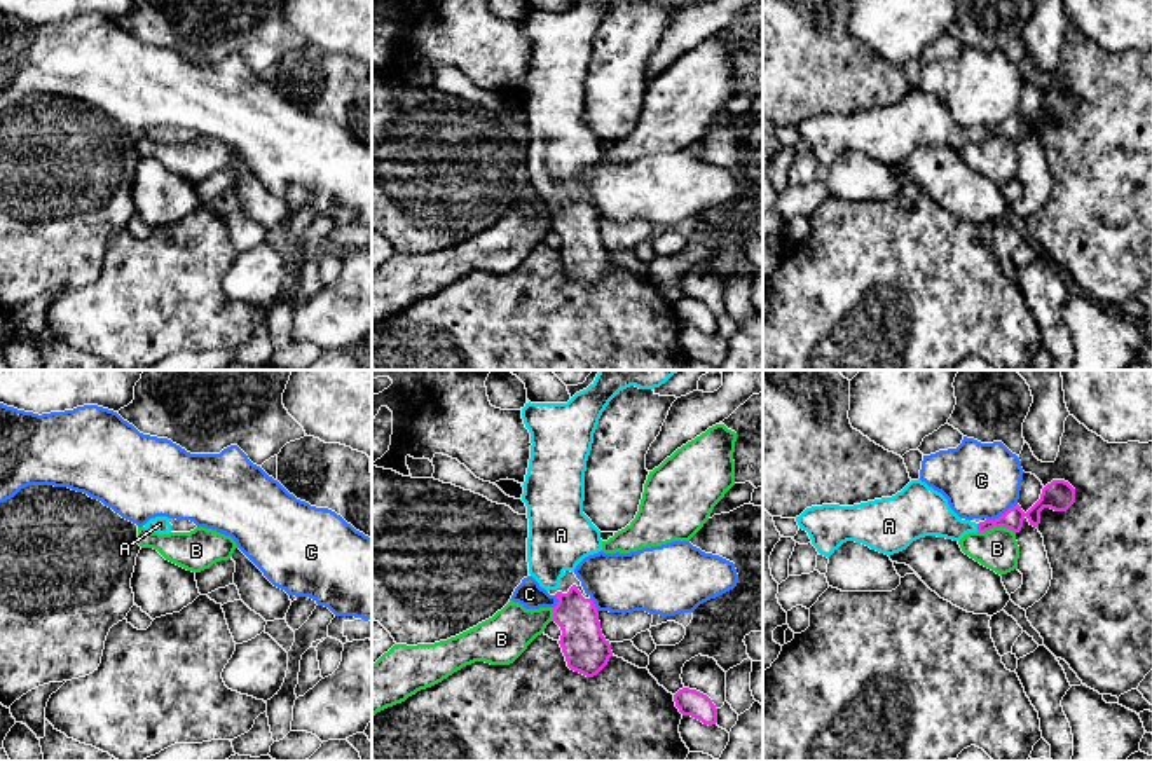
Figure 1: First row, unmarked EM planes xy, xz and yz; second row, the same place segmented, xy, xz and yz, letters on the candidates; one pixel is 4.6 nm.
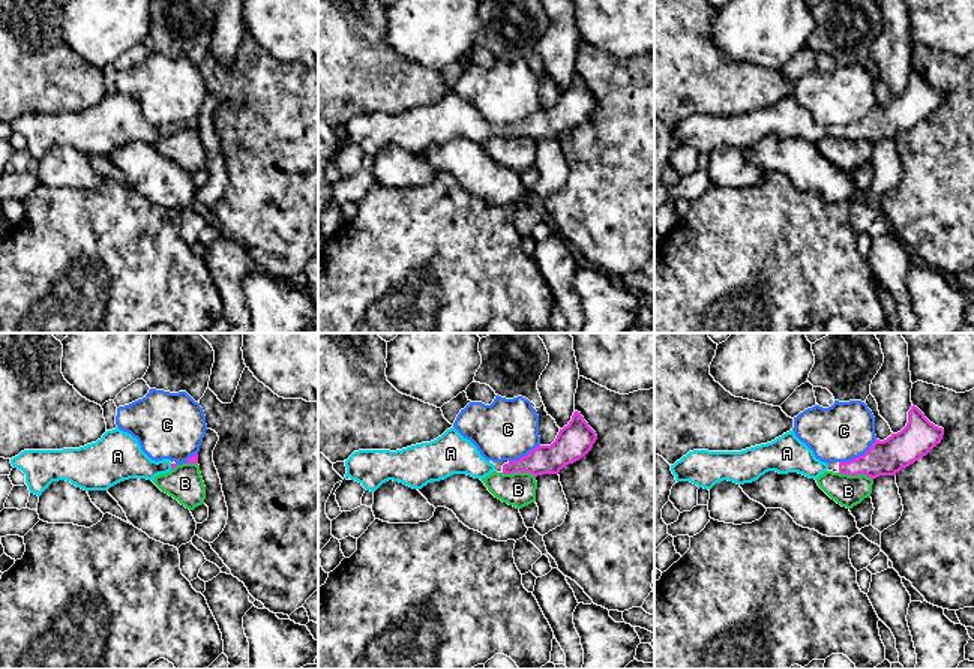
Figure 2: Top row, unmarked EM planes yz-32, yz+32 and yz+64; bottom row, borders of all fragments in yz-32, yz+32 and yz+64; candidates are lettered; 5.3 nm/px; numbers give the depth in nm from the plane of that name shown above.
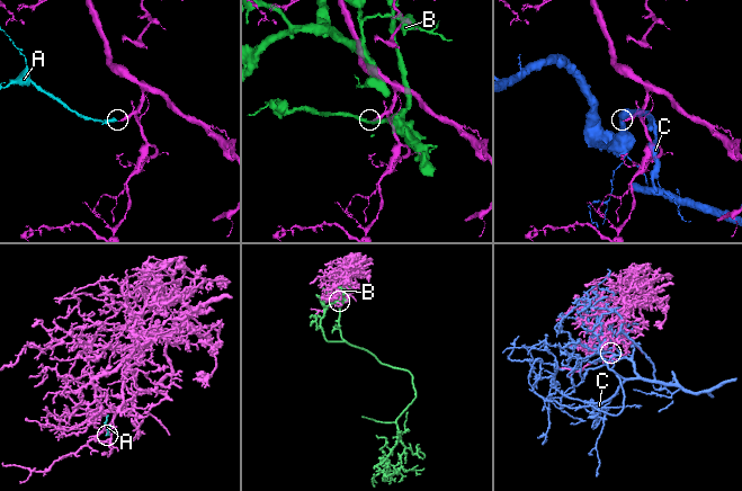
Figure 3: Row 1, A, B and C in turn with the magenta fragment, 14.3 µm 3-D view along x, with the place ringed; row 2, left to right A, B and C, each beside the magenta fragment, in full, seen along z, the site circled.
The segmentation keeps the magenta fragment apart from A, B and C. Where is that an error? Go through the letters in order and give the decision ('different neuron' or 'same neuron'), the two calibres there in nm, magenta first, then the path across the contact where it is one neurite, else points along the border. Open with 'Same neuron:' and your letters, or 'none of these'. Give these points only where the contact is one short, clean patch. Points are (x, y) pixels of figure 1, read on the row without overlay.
Same neuron: A
A: same neuron; 100 nm thick on the magenta side, 200 nm on the other; runs through yz (1013, 128), (978, 137), (952, 137), (927, 121)
B: different neuron; 100 nm thick on the magenta side, 190 nm on the other
C: different neuron; 100 nm thick on the magenta side, 360 nm on the other; border along yz (1016, 112), (987, 130)

